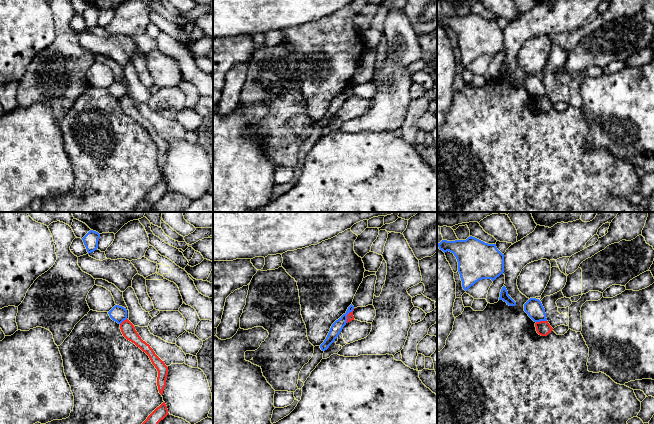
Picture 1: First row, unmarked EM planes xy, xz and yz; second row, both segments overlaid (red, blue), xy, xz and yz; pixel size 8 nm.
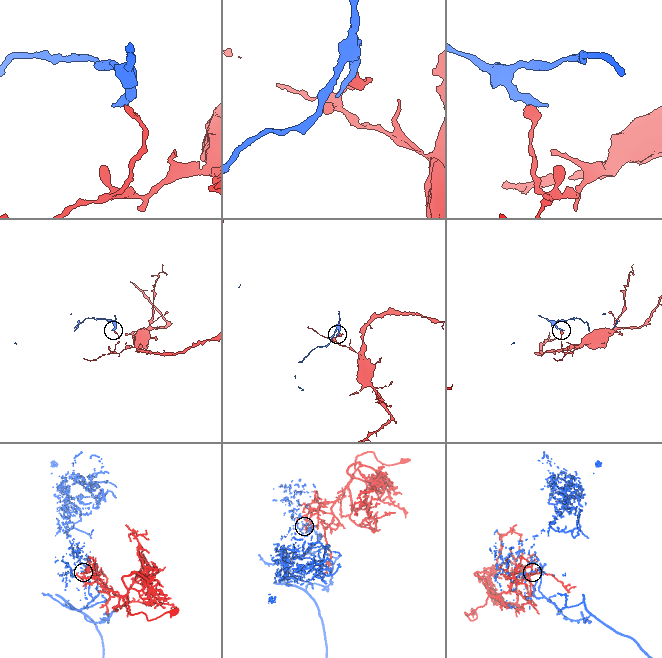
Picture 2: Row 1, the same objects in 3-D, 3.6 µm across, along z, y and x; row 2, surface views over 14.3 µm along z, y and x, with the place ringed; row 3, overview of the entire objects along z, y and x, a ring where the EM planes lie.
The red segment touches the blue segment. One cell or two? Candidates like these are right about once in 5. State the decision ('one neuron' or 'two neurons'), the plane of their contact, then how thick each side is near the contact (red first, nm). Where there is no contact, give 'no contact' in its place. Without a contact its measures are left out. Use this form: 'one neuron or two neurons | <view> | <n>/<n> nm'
two neurons | yz | 120/150 nm

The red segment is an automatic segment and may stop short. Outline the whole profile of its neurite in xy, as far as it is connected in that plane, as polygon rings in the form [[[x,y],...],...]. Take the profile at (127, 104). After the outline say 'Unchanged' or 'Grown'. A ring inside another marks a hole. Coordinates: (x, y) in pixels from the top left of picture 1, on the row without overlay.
[[[128,95],[124,96],[120,100],[120,105],[123,112],[127,116],[134,119],[137,123],[139,123],[143,128],[145,128],[149,132],[152,140],[155,142],[155,144],[158,147],[157,162],[158,162],[159,169],[162,171],[164,164],[166,162],[168,143],[165,141],[164,137],[162,137],[155,130],[153,125],[150,123],[150,121],[141,115],[141,113],[135,106],[134,101]]]. Unchanged

